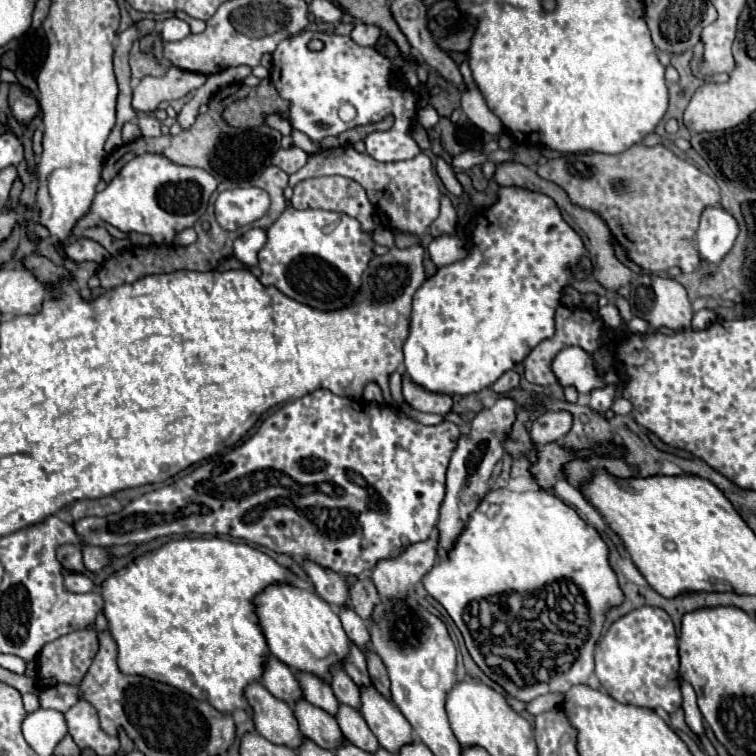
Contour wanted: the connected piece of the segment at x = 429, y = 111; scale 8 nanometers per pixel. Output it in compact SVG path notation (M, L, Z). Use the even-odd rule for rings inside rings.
M424 107L418 111L418 122L430 130L430 128L436 128L436 124L439 121L439 115L433 108Z

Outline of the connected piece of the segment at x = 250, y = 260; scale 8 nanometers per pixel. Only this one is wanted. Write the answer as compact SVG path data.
M252 228L234 240L234 258L240 260L244 266L256 266L258 250L264 244L266 244L266 232L260 228Z

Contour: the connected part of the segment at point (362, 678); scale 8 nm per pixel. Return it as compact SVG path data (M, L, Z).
M350 642L350 652L348 656L342 660L346 674L358 684L358 686L368 686L370 678L368 678L368 670L366 670L366 658L362 654L362 650Z

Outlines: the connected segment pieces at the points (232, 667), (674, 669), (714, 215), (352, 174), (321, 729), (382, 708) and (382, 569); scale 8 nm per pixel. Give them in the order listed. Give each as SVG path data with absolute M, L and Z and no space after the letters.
M222 538L170 540L158 550L134 558L100 584L100 596L104 600L102 612L108 620L108 632L118 646L120 672L170 684L196 700L212 704L220 712L234 712L236 708L250 712L244 688L260 680L268 654L252 598L274 582L290 582L286 568L244 542Z
M642 606L618 618L598 640L594 660L594 674L600 686L620 704L652 710L662 706L668 714L680 708L682 694L678 676L678 638L672 618L662 608Z
M708 206L702 212L700 228L696 232L702 260L720 262L736 242L740 228L730 210L722 206Z
M338 146L332 150L320 150L316 154L310 154L306 166L290 176L290 186L296 186L302 180L308 178L320 178L320 176L346 176L356 180L368 194L370 202L380 208L388 218L390 224L398 230L422 236L424 230L436 220L438 208L440 208L440 182L436 178L436 170L432 160L420 152L412 160L402 162L378 162L366 152L360 154L352 146Z
M304 698L296 700L292 704L292 710L298 720L300 732L304 736L314 740L322 748L336 750L336 746L342 740L342 732L340 732L340 726L336 724L336 718L332 714L324 712L322 708L316 708L314 704L308 704Z
M374 686L360 688L360 712L382 748L398 752L400 746L412 742L412 726L404 714Z
M438 534L424 542L410 544L396 558L380 560L372 568L372 580L382 598L406 598L408 590L438 562Z

